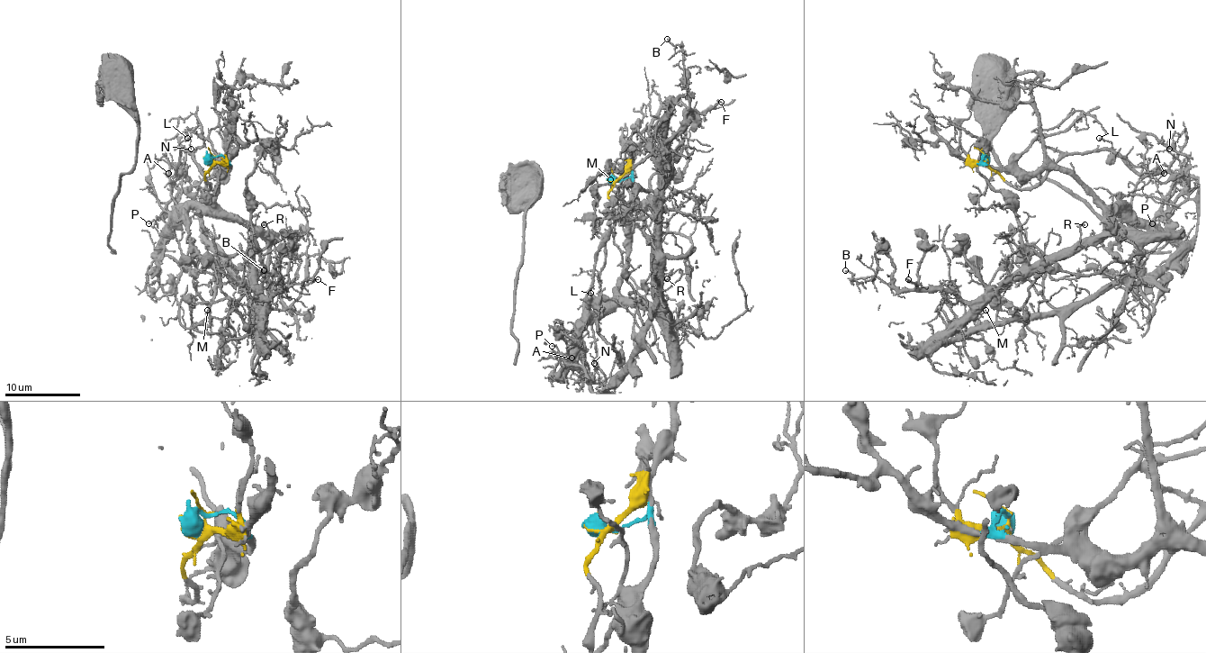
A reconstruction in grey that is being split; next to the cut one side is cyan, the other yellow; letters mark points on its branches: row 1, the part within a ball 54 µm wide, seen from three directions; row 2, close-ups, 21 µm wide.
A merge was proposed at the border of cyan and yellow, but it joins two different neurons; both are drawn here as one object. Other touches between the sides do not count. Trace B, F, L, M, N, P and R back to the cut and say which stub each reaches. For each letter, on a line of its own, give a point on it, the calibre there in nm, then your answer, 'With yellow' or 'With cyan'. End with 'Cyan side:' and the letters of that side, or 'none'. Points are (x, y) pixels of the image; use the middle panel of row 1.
B: Place: (667, 39). Thickness 110 nm. With cyan
F: Place: (721, 102). Thickness 160 nm. With cyan
L: Place: (590, 293). Thickness 130 nm. With yellow
M: Place: (610, 179). Thickness 70 nm. With cyan
N: Place: (594, 363). Thickness 110 nm. With yellow
P: Place: (552, 346). Thickness 150 nm. With yellow
R: Place: (667, 278). Thickness 150 nm. With cyan
Cyan side: B, F, M, R

